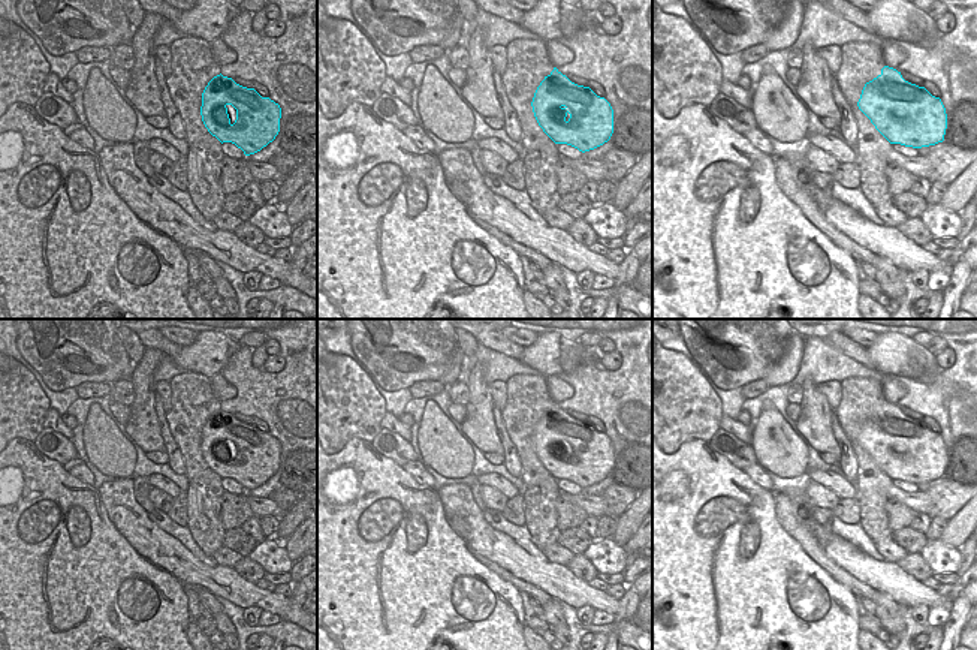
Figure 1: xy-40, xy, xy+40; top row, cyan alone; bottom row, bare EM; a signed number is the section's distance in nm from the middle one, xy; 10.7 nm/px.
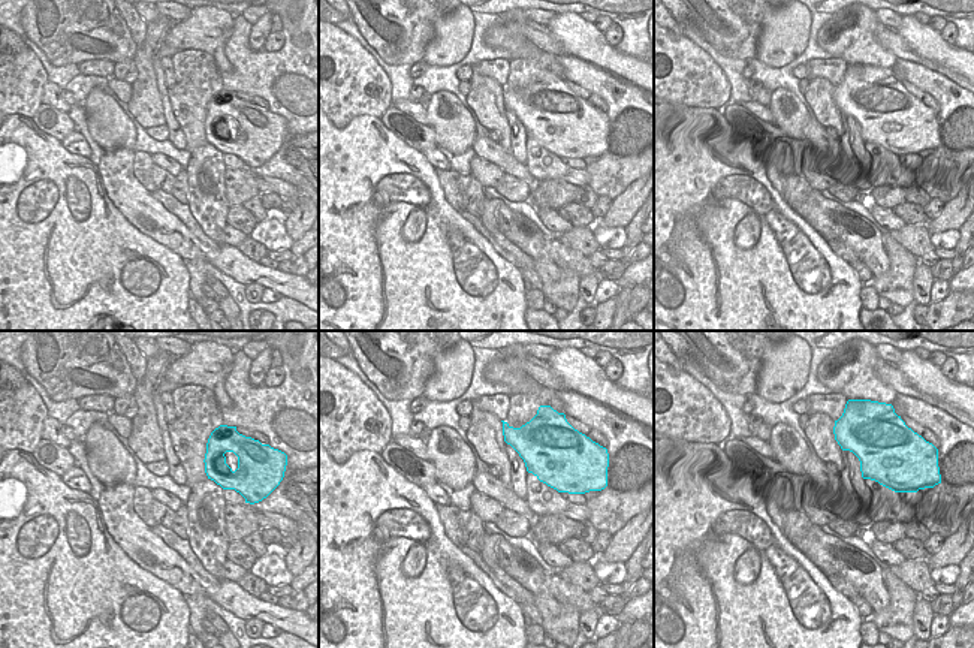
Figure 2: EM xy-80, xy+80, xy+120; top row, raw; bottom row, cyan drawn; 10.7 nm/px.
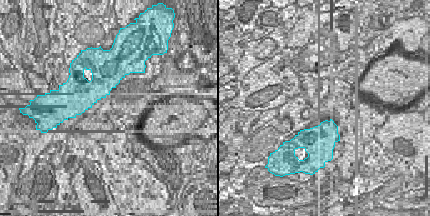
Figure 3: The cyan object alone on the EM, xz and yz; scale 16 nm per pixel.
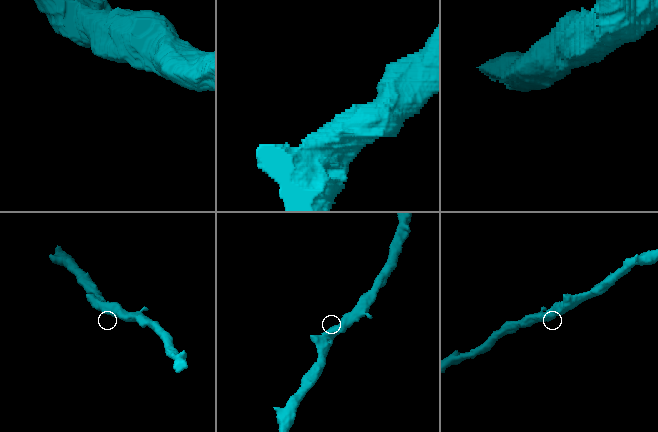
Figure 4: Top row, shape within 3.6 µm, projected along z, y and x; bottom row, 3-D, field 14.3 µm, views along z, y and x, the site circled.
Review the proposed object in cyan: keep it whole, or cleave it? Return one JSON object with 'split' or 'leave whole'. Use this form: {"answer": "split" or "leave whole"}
{"answer": "leave whole"}

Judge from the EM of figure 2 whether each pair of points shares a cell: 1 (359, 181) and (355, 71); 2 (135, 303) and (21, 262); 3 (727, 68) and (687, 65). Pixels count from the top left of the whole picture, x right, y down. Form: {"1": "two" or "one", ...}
{"1": "two", "2": "one", "3": "two"}

